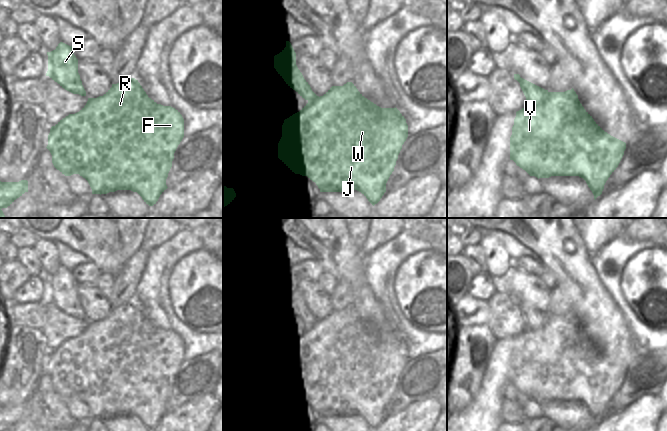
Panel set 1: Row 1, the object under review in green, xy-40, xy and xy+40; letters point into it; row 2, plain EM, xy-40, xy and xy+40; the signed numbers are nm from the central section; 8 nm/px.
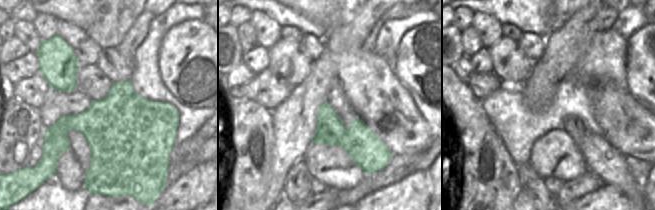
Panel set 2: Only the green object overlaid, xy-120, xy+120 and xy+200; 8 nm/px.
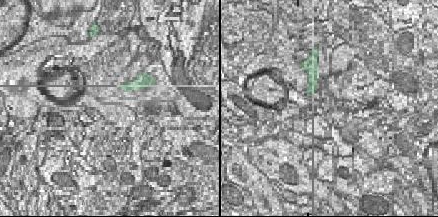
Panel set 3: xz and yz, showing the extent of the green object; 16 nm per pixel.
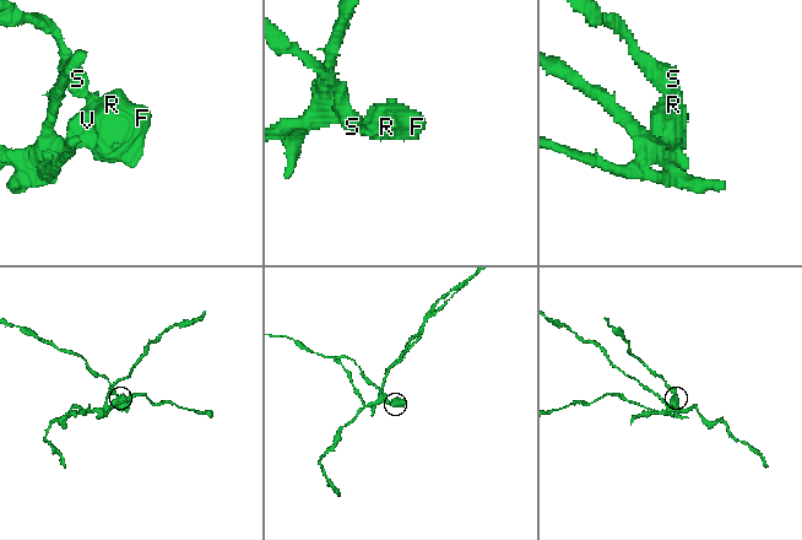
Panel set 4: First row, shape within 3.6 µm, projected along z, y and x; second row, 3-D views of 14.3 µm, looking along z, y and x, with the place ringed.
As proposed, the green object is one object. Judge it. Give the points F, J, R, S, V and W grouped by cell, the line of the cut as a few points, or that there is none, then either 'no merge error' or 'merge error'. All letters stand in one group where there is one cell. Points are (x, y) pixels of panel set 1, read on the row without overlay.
F J R V W / S | xy+40 (548, 316), (542, 327), (526, 330) | merge error

